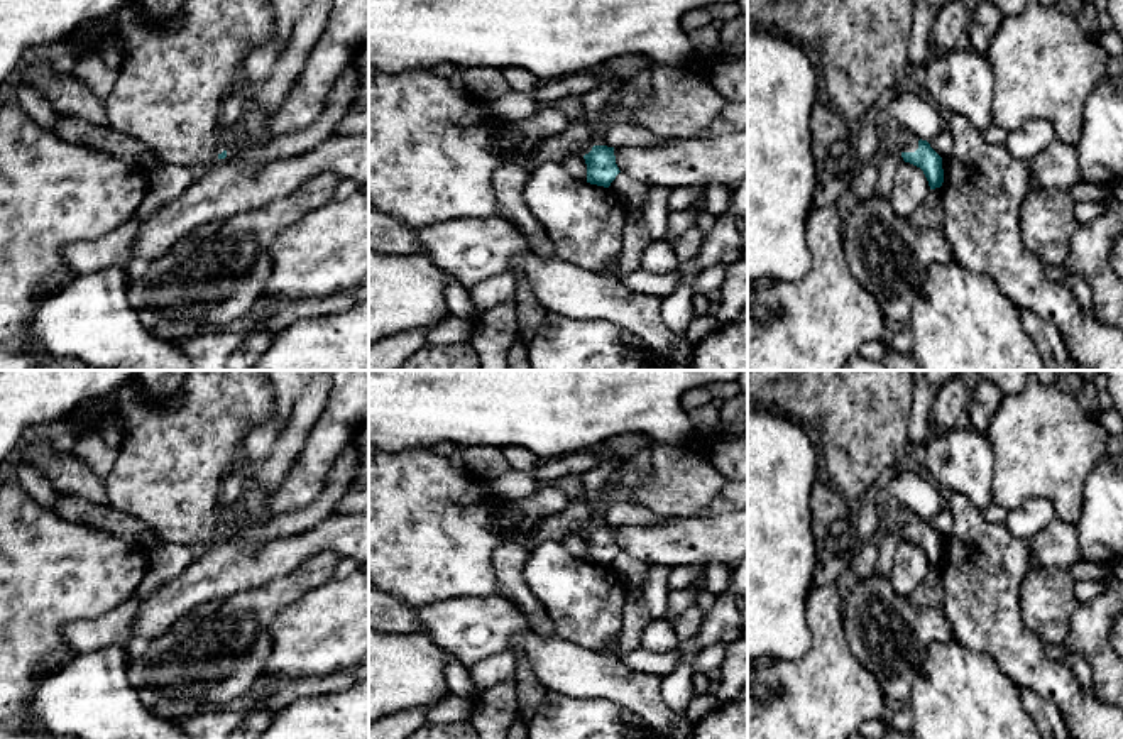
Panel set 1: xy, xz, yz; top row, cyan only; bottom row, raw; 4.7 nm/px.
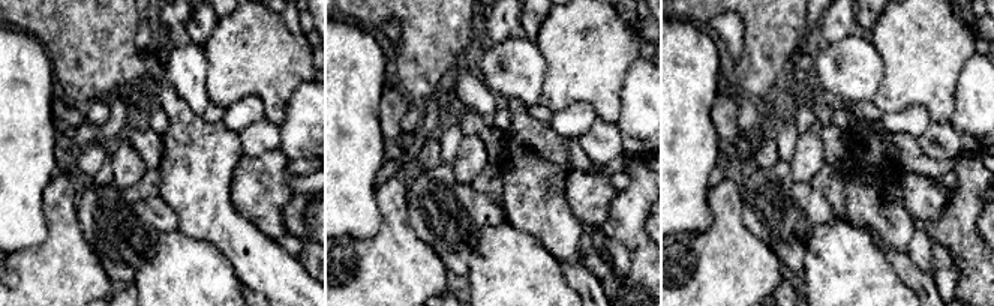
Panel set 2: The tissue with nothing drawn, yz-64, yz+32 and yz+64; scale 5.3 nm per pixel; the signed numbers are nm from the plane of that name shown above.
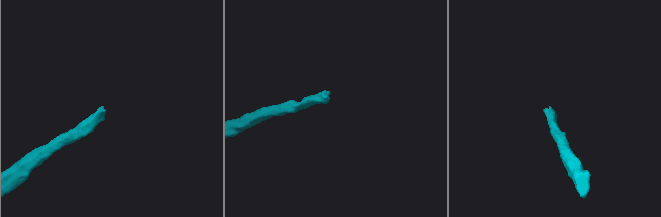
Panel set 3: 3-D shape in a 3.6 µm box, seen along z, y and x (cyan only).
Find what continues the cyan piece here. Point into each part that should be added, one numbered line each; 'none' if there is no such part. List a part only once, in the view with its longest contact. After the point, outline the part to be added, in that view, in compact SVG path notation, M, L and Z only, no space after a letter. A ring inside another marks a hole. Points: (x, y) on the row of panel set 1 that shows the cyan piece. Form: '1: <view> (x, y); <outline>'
1: yz (909, 142); M901 132L898 137L898 147L901 152L915 152L918 149L918 137L910 132Z

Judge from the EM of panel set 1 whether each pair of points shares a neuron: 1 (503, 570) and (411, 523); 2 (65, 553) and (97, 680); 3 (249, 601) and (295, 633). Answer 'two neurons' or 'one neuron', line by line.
1: two neurons
2: two neurons
3: two neurons

